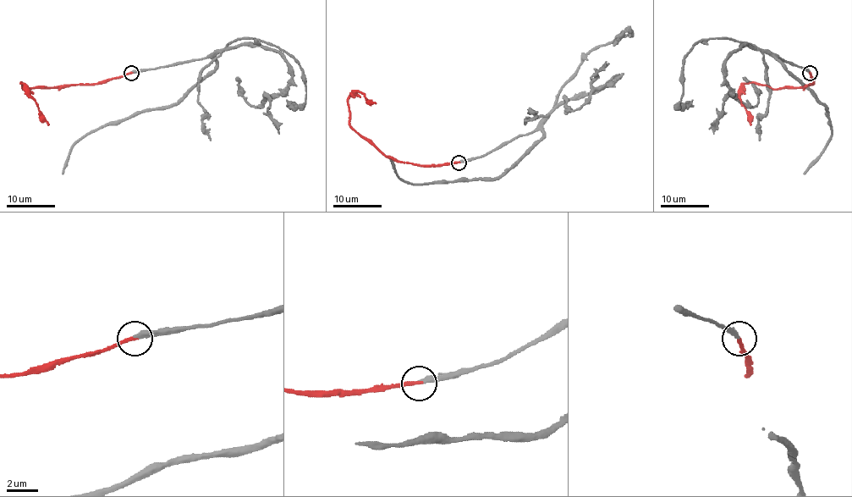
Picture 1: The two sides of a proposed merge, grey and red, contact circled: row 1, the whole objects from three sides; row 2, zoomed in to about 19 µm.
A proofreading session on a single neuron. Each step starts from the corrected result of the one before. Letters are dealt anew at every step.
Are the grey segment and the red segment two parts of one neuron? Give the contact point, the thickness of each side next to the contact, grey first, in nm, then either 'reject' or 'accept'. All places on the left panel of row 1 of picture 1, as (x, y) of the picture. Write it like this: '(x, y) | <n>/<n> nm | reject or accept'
(131, 73) | 320/220 nm | accept

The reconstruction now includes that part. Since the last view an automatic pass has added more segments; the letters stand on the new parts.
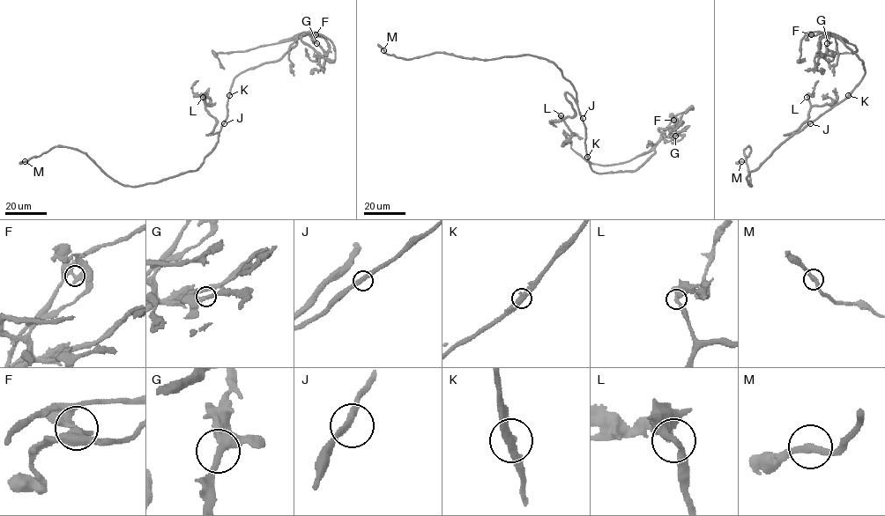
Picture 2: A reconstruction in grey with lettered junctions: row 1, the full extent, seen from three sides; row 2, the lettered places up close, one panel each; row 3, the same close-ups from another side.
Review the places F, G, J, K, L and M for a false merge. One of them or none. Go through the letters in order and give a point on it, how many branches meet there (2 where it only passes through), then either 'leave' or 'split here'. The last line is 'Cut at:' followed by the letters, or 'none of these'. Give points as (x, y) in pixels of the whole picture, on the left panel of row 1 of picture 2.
F: at (316, 34); 2 branches meet; split here
G: at (316, 43); 2 branches meet; leave
J: at (224, 123); 2 branches meet; leave
K: at (229, 95); 2 branches meet; leave
L: at (203, 97); 2 branches meet; leave
M: at (25, 161); 2 branches meet; leave
Cut at: F

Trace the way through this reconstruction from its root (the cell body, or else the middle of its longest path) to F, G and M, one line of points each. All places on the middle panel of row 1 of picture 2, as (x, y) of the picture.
F: (582, 118), (588, 162), (591, 169), (598, 173), (637, 169), (654, 152), (662, 131), (673, 120)
G: (582, 118), (588, 162), (591, 169), (598, 173), (635, 171), (654, 152), (654, 146), (660, 140), (675, 136)
M: (582, 118), (573, 85), (546, 59), (531, 55), (469, 58), (443, 52), (405, 59), (388, 55), (383, 49)

